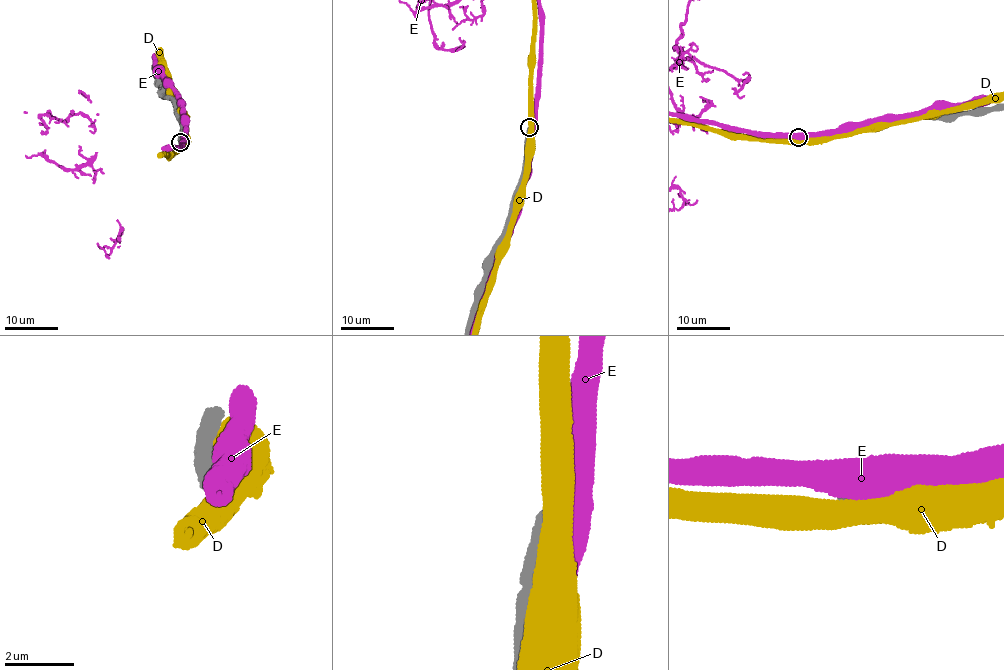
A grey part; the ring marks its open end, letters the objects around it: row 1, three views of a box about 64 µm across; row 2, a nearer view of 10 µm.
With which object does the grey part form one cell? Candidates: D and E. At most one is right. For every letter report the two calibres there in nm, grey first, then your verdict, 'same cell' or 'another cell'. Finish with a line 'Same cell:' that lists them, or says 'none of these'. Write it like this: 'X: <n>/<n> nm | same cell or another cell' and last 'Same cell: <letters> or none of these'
D: 480/800 nm | another cell
E: 650/650 nm | another cell
Same cell: none of these

